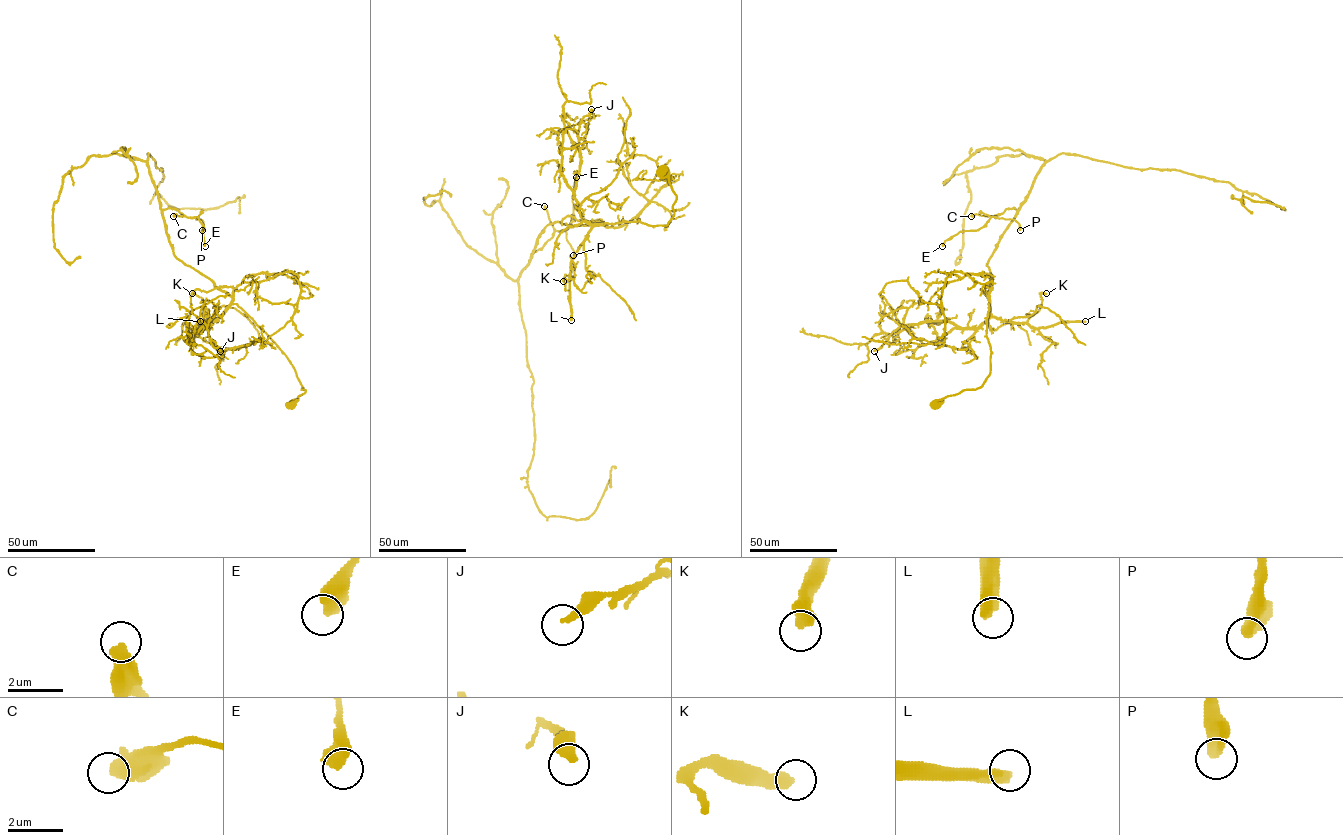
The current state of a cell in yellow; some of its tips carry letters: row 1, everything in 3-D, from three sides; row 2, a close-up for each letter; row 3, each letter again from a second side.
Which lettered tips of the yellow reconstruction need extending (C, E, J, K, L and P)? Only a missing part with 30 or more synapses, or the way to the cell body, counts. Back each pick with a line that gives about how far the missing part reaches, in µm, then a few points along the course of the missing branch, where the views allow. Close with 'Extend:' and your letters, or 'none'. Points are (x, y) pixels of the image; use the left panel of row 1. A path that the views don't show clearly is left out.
L: about 140 µm are missing; missing branch runs (200, 321), (206, 312), (216, 323), (223, 322), (222, 310), (211, 293)
Extend: L

